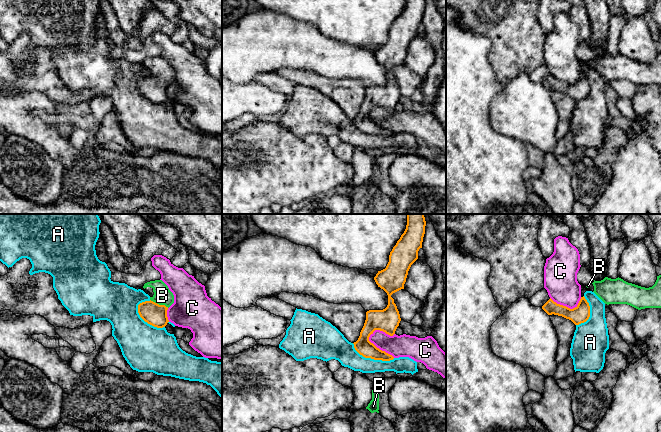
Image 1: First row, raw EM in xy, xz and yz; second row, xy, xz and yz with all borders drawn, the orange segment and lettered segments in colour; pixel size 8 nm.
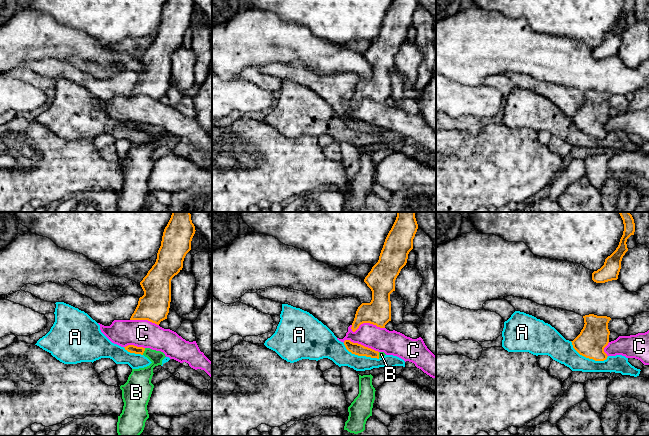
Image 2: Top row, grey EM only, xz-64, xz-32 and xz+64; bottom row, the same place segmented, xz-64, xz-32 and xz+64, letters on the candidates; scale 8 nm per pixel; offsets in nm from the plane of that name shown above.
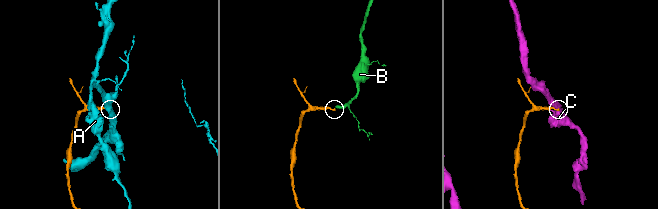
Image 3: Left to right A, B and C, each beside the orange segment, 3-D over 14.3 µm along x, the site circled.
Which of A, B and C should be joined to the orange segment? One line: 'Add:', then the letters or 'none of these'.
Add: B

